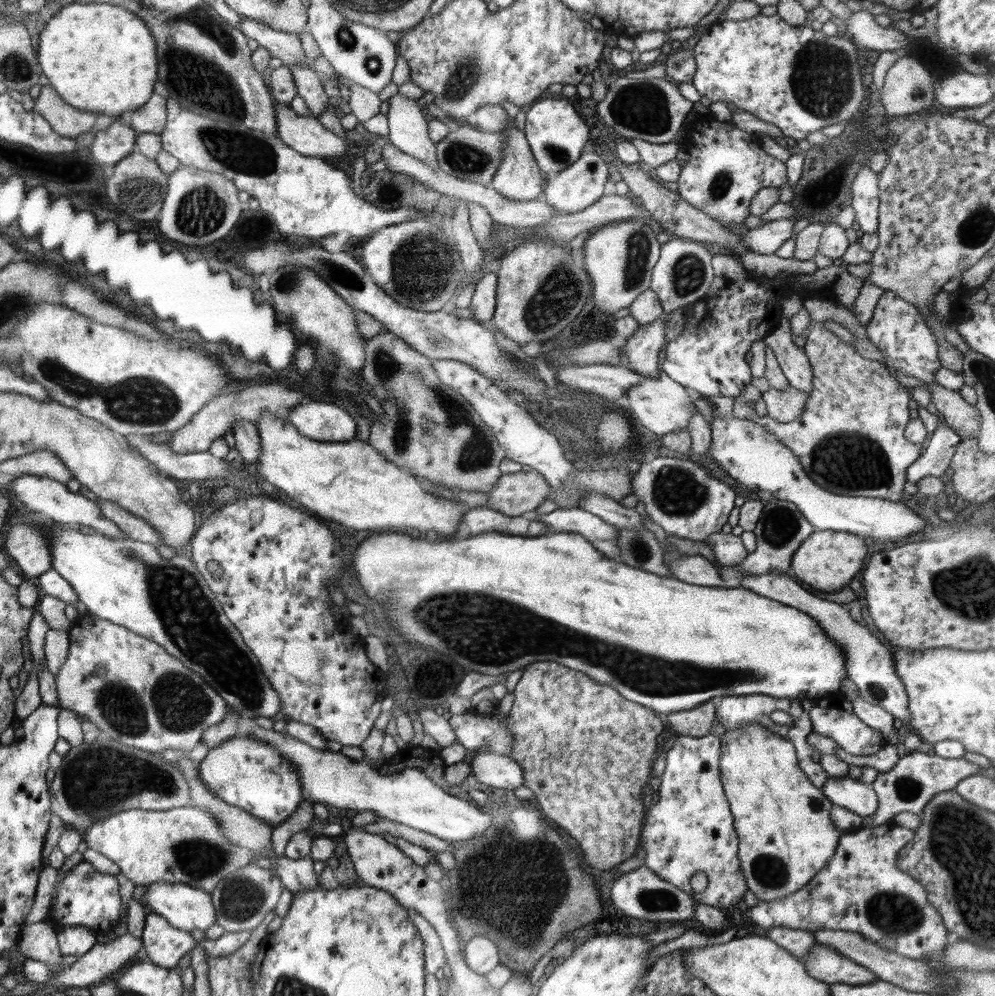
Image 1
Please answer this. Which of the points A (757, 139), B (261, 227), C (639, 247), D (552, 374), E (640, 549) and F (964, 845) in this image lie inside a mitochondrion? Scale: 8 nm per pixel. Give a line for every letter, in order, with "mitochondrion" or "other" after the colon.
A: other
B: other
C: mitochondrion
D: other
E: mitochondrion
F: mitochondrion

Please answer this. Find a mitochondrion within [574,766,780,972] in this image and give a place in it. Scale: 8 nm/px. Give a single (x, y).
(657, 901)

